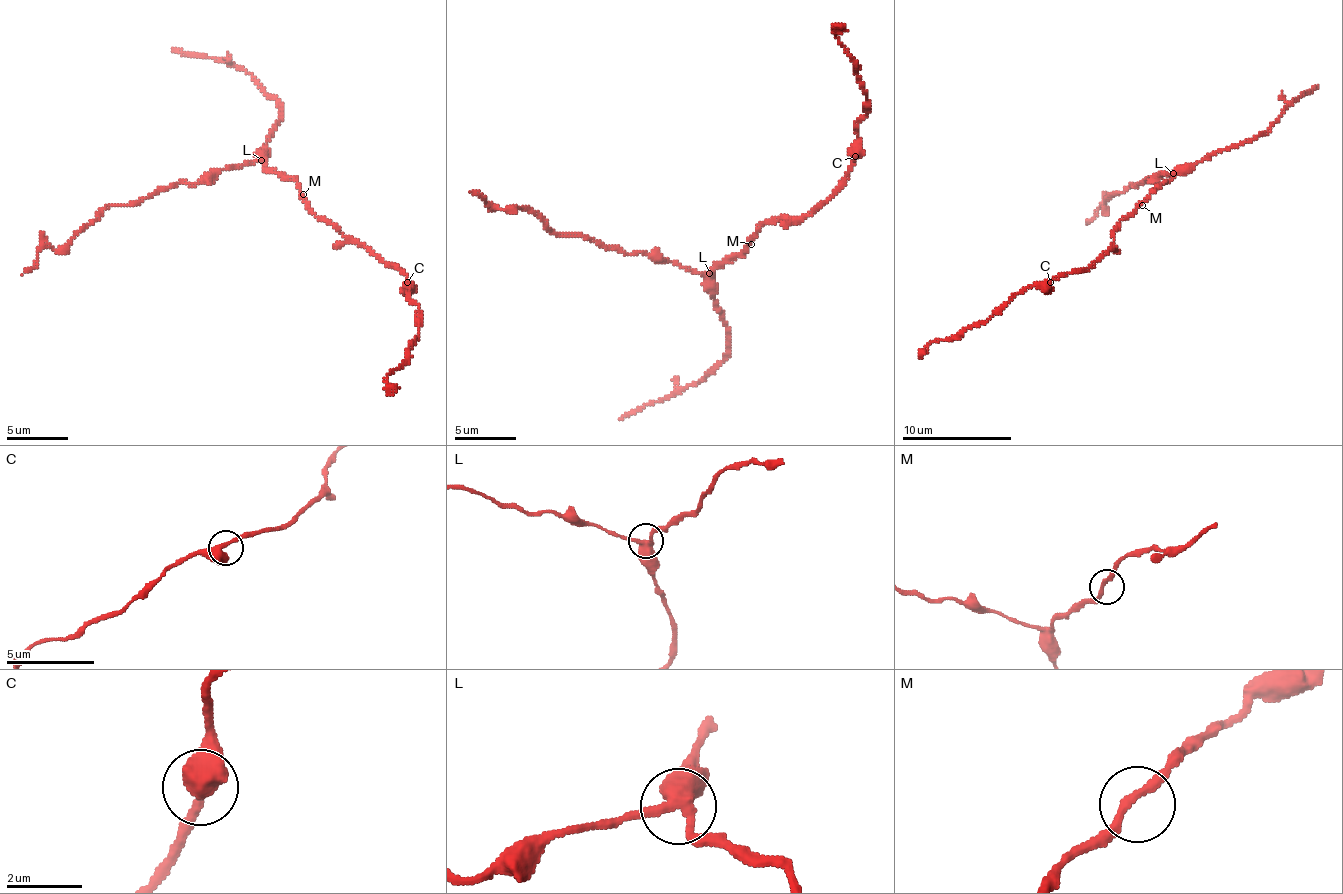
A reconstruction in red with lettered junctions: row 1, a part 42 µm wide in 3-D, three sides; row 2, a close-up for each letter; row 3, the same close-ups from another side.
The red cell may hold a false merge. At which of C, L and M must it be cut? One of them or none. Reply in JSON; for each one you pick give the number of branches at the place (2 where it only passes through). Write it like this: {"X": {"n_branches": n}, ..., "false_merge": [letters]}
{"L": {"n_branches": 3}, "false_merge": ["L"]}

